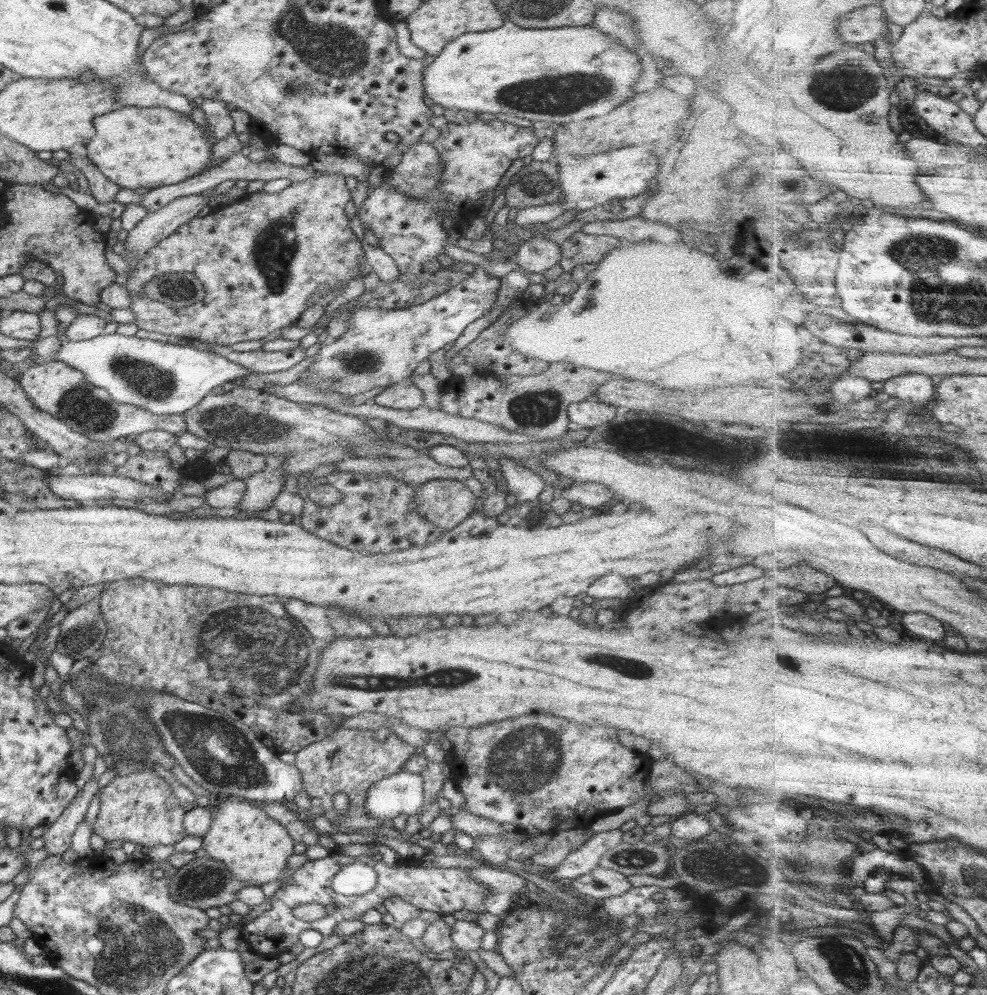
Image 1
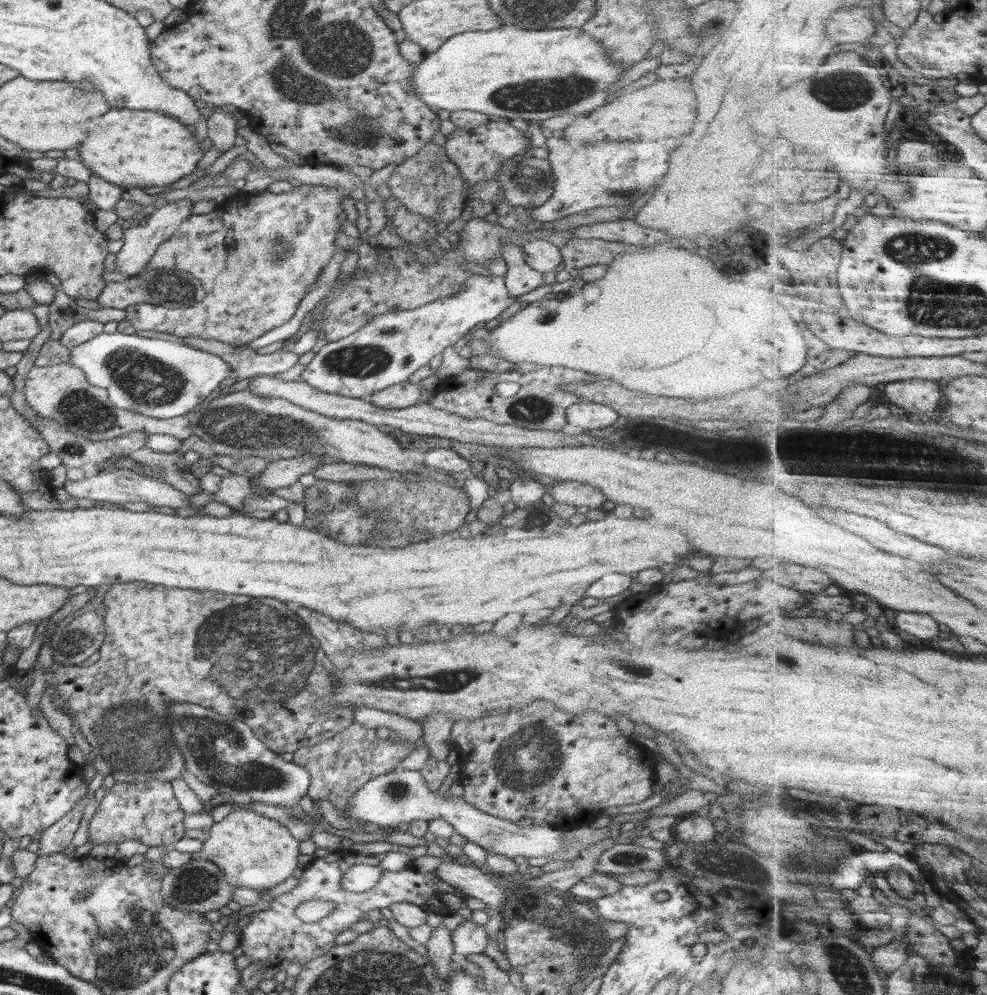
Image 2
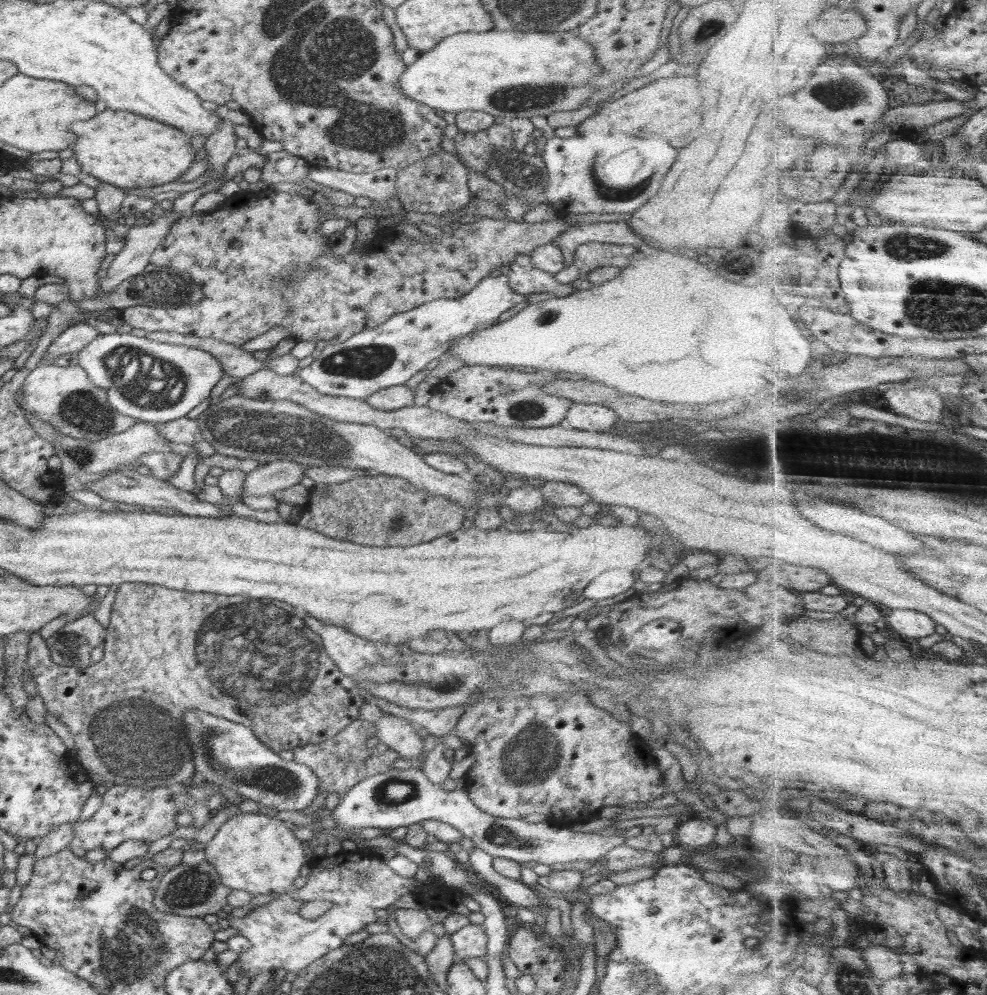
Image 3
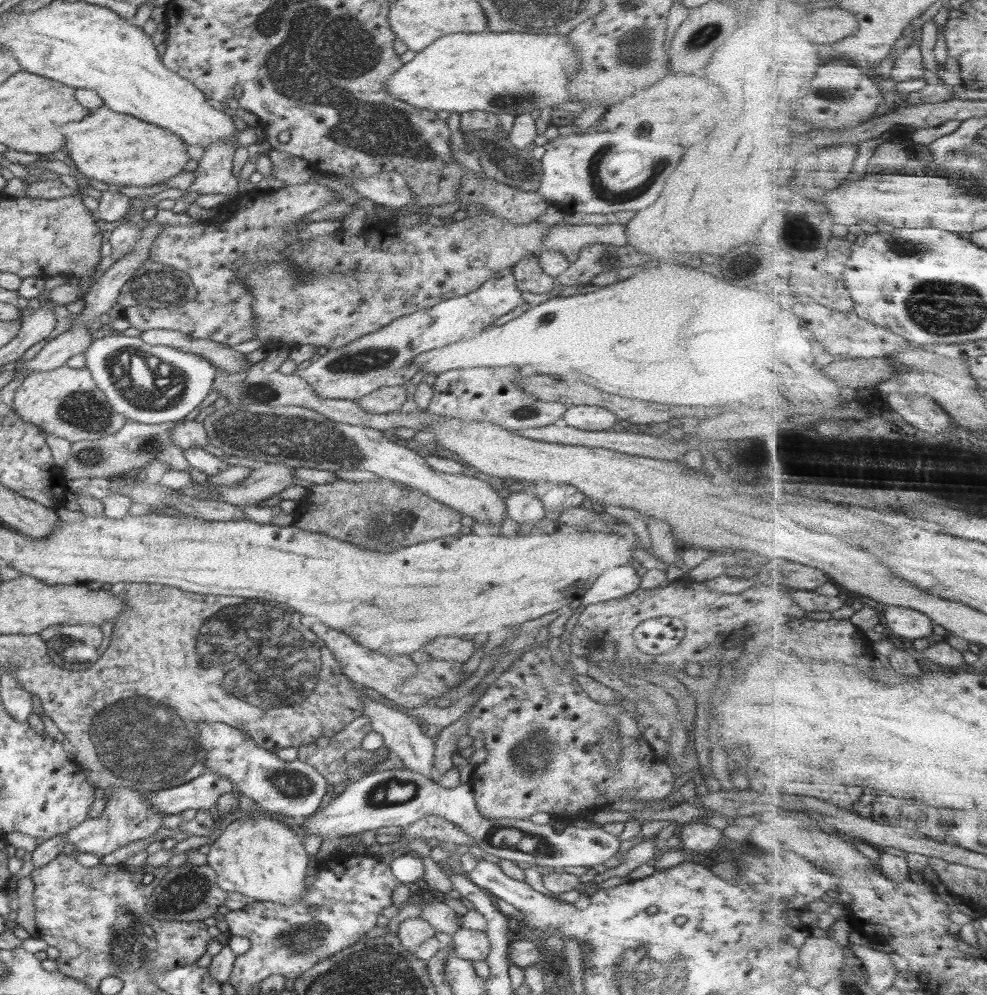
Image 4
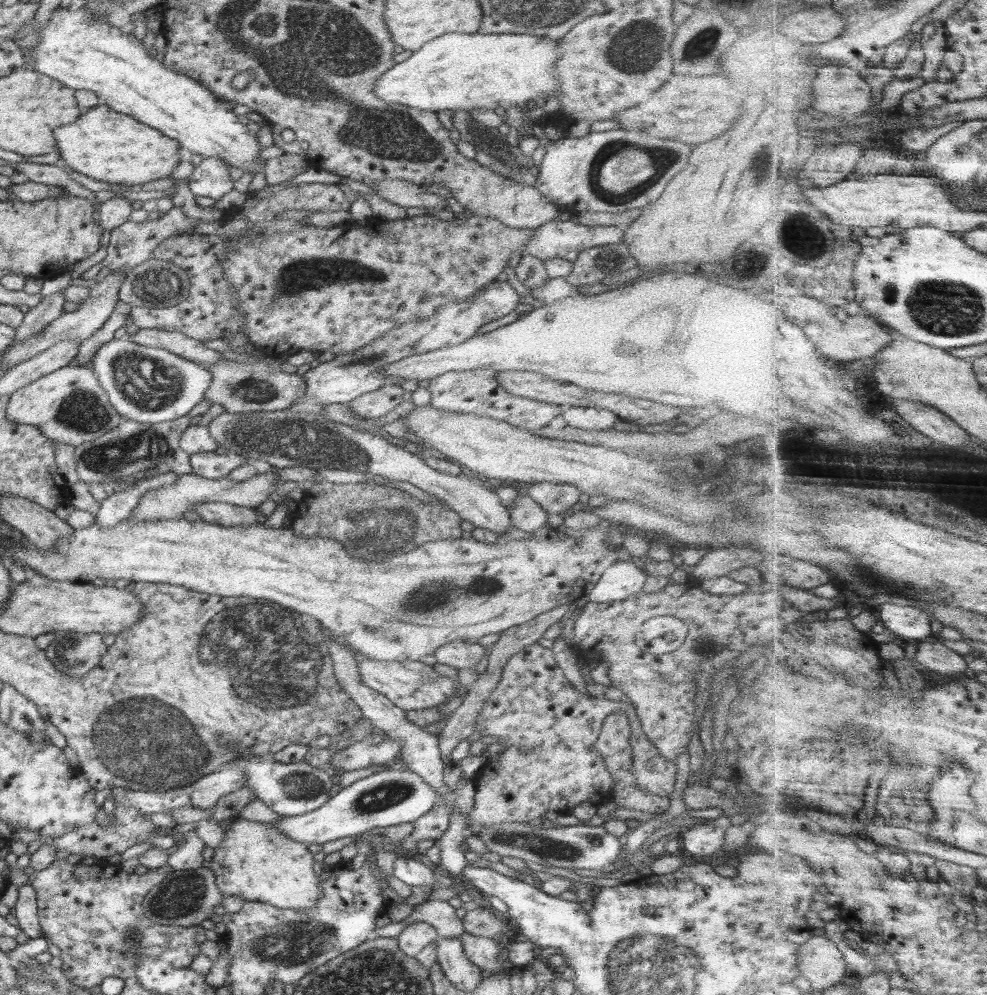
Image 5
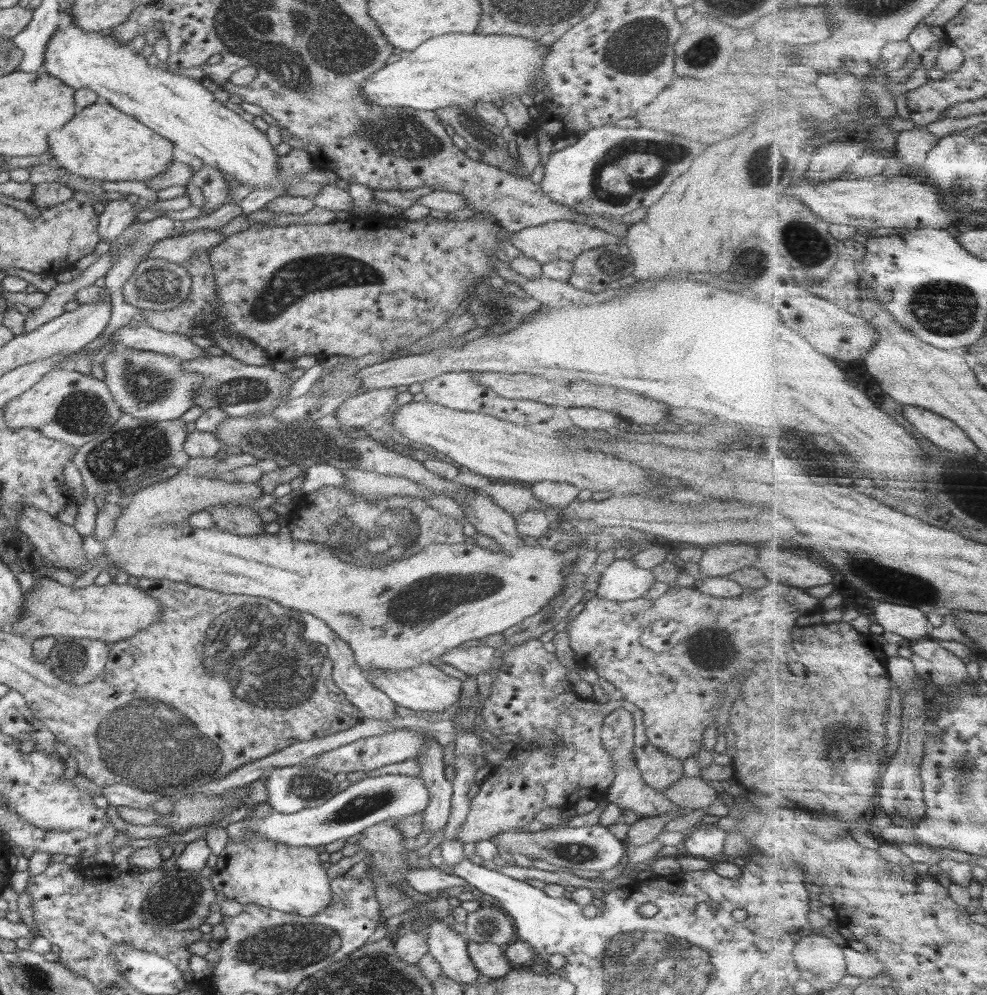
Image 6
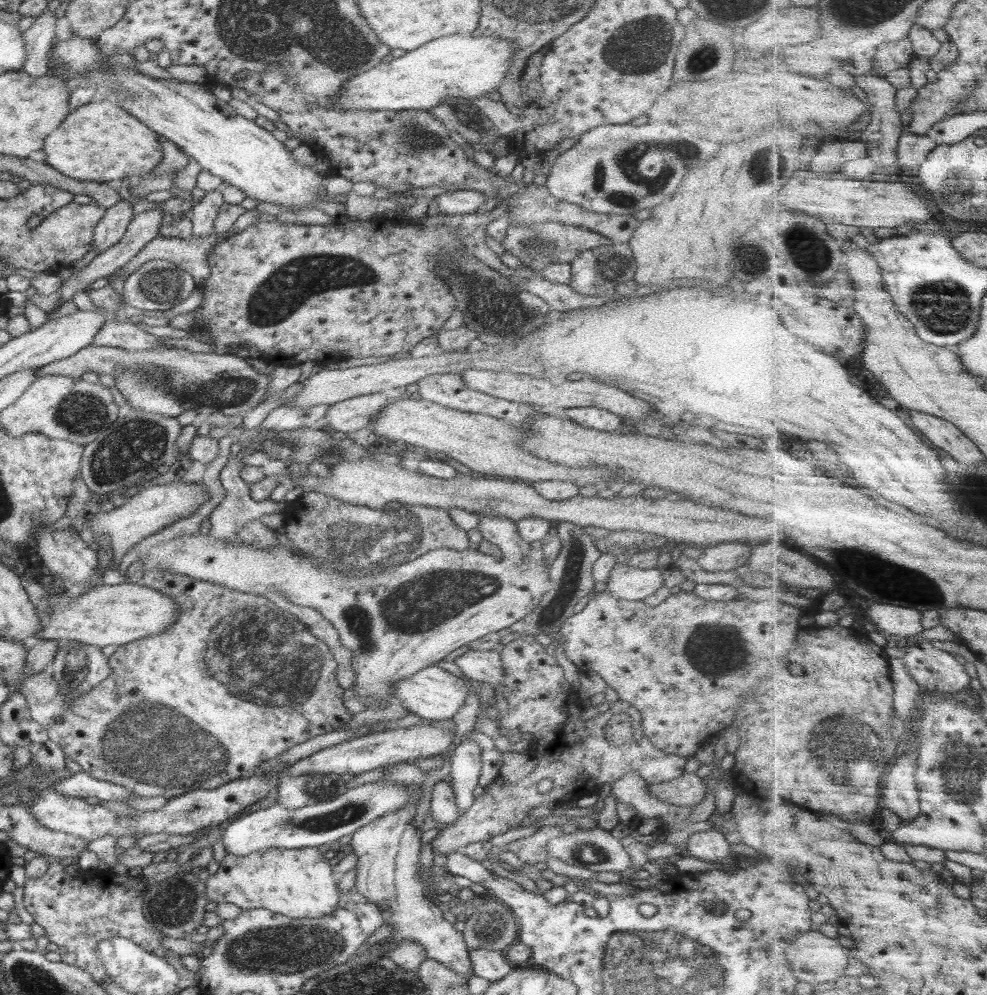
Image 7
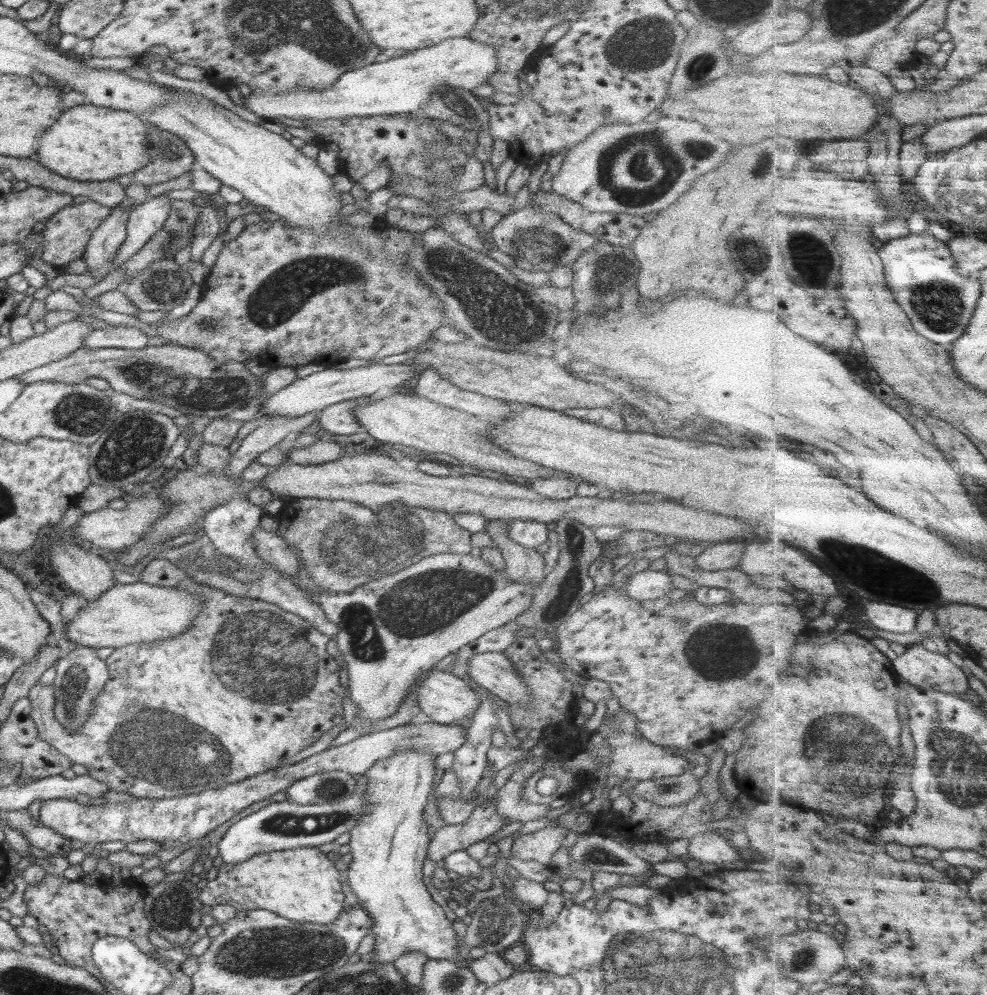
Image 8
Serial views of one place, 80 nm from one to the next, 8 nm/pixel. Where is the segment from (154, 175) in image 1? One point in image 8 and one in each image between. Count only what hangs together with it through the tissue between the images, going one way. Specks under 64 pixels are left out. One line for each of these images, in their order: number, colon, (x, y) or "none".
2: (130, 148)
3: (127, 150)
4: (118, 149)
5: (108, 146)
6: (101, 143)
7: (99, 141)
8: (88, 143)

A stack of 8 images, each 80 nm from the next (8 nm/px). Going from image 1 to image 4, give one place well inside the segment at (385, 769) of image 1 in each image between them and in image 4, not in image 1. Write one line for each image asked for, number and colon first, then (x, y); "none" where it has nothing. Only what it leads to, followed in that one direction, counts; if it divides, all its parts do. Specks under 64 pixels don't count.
2: (338, 767)
3: (340, 762)
4: (330, 762)

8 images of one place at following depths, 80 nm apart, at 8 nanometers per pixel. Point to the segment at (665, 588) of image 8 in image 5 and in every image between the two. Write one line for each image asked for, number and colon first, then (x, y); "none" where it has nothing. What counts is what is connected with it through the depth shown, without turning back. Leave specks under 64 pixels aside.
5: (623, 579)
6: (622, 581)
7: (630, 583)

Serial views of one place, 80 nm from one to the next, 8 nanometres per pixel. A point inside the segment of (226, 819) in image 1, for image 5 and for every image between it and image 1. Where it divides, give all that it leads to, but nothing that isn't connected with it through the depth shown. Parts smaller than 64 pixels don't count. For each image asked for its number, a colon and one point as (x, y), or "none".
2: (256, 852)
3: (257, 853)
4: (264, 859)
5: (255, 862)

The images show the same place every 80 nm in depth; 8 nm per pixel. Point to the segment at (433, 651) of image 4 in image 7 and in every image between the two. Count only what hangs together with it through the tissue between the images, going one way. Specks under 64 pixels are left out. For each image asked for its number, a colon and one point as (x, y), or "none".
5: (458, 654)
6: (472, 661)
7: (485, 666)

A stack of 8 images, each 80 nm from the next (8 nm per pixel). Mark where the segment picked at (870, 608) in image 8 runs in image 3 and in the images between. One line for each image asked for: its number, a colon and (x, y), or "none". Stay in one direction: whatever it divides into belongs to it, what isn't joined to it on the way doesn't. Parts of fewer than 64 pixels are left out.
3: (917, 624)
4: (908, 622)
5: (904, 621)
6: (911, 622)
7: (895, 620)

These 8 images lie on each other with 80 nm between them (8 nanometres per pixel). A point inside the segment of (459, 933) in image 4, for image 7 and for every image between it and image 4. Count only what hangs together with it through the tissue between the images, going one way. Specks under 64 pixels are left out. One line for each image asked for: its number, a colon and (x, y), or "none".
5: (482, 951)
6: (487, 956)
7: (491, 964)

